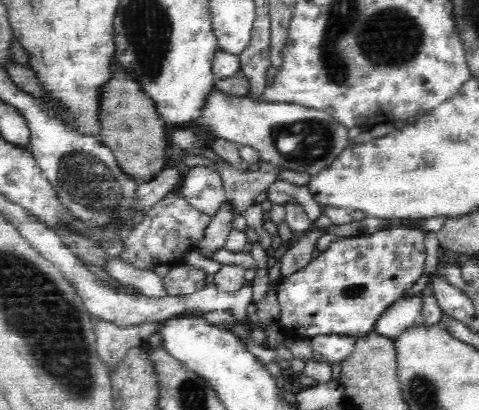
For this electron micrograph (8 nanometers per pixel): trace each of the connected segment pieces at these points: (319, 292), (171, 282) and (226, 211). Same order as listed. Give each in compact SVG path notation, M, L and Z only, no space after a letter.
M389 226L383 228L375 233L367 235L356 235L345 238L344 240L334 240L334 244L330 244L330 247L321 253L317 258L312 258L309 264L298 270L295 274L291 276L284 277L280 286L276 289L276 297L279 305L279 320L278 324L280 327L287 331L292 330L296 332L300 337L314 338L318 335L329 335L329 334L339 334L340 336L355 336L360 339L365 335L371 334L372 328L374 328L375 320L378 321L378 315L382 315L394 302L403 298L405 290L411 288L423 275L425 268L425 261L427 258L427 249L424 245L424 232L419 228L414 228L412 226Z
M184 263L174 266L161 279L168 296L188 296L196 290L205 288L206 276L202 270Z
M226 198L220 204L216 214L211 216L210 222L205 228L203 240L198 244L202 256L210 259L214 252L224 247L229 232L233 229L234 216L236 214L233 212L233 206Z

